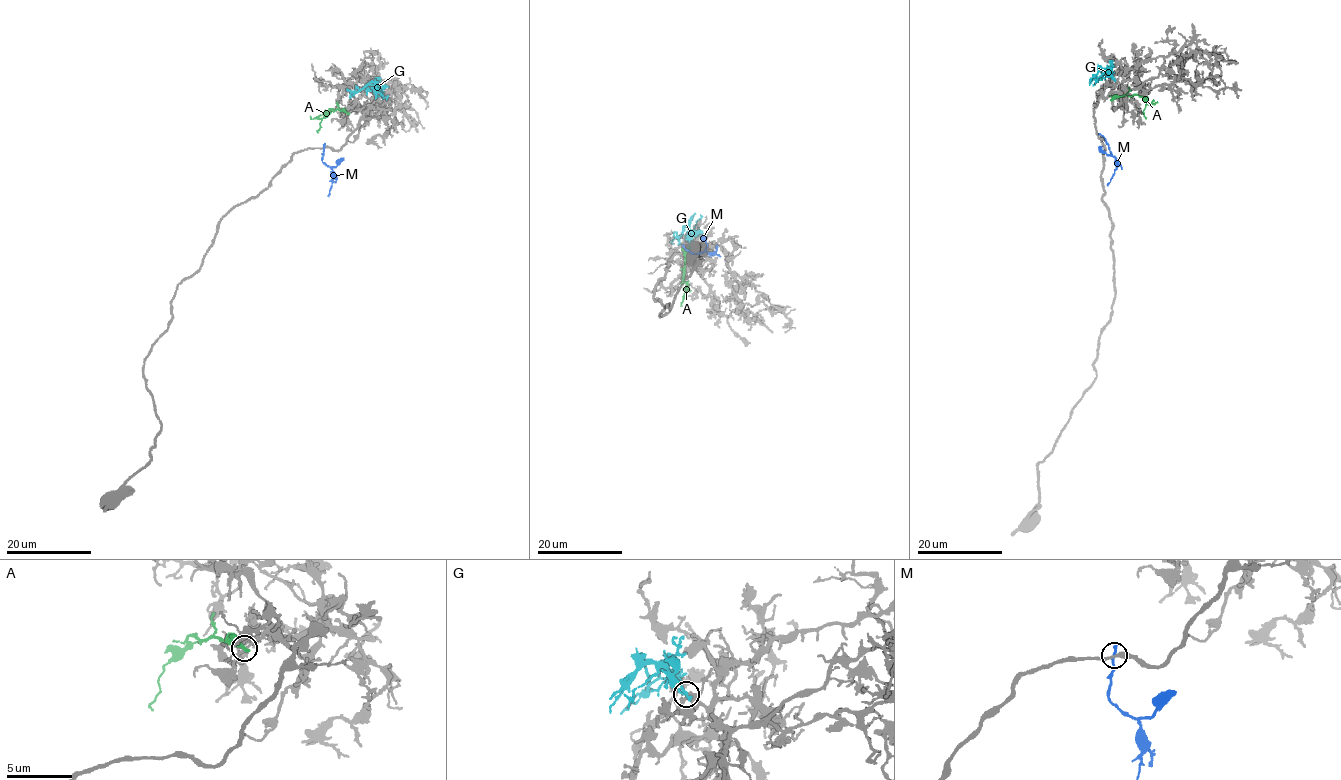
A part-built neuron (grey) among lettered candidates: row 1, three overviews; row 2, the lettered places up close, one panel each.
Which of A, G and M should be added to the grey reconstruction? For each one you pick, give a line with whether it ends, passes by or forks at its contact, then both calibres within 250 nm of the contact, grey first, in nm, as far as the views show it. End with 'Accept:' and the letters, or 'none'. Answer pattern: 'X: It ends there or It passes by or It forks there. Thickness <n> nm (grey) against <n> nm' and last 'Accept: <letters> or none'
G: It ends there. Thickness 320 nm (grey) against 280 nm
Accept: G

